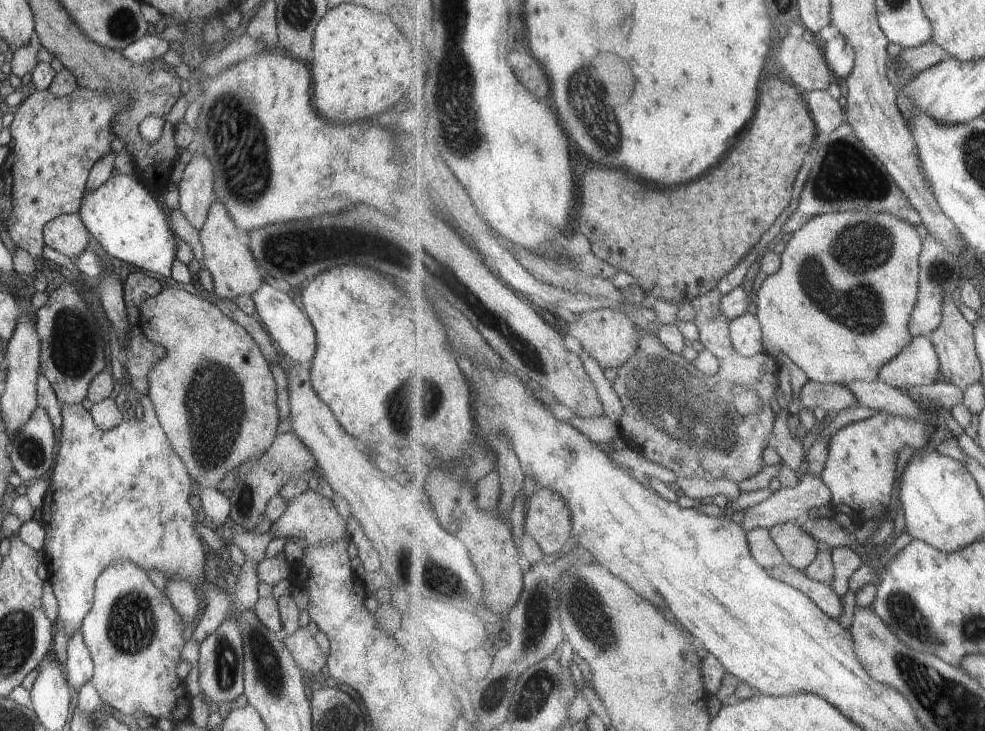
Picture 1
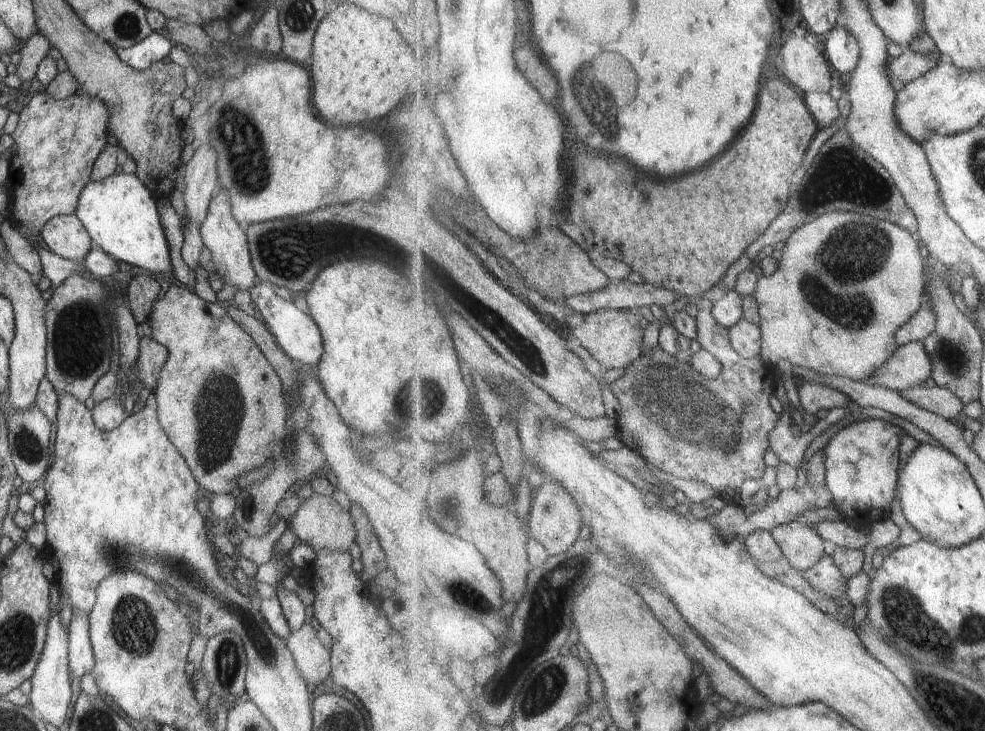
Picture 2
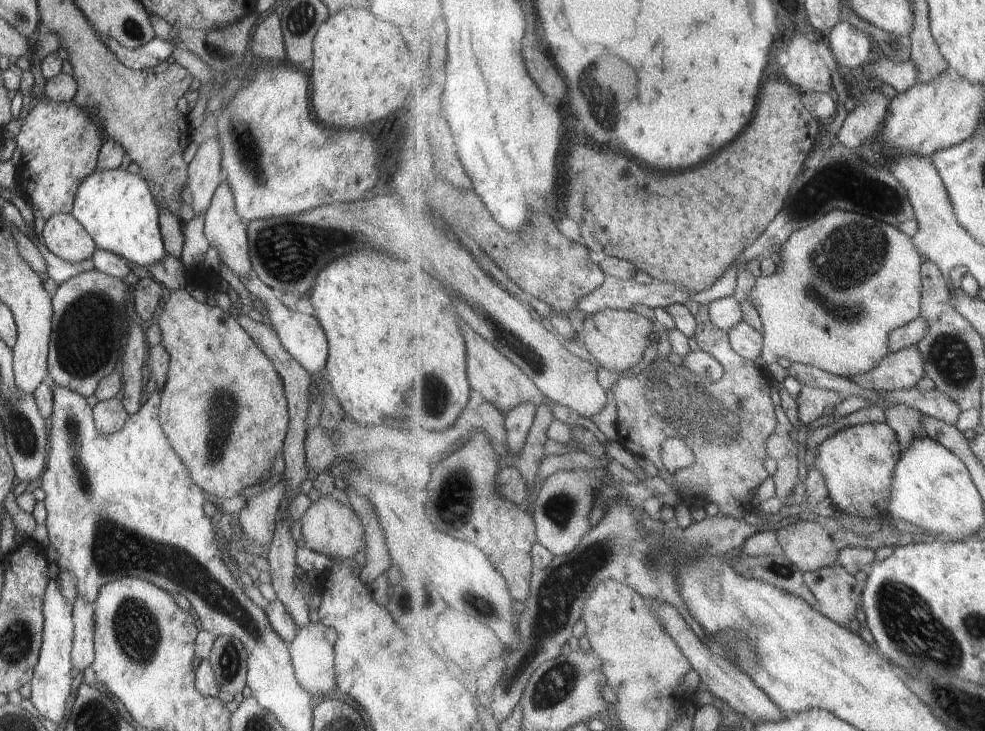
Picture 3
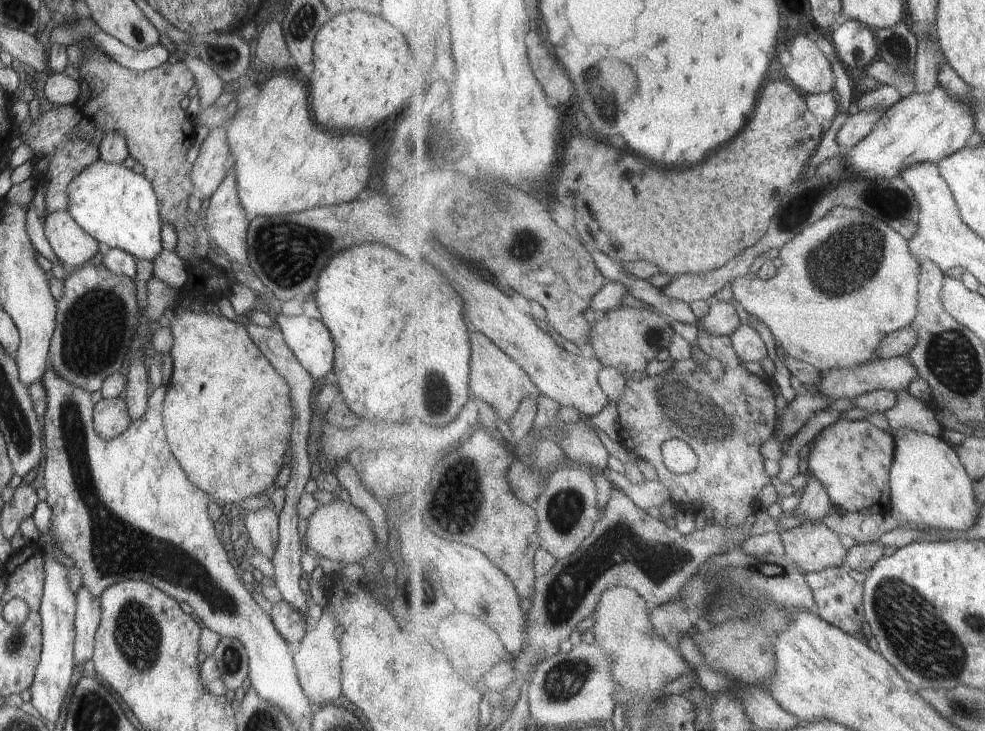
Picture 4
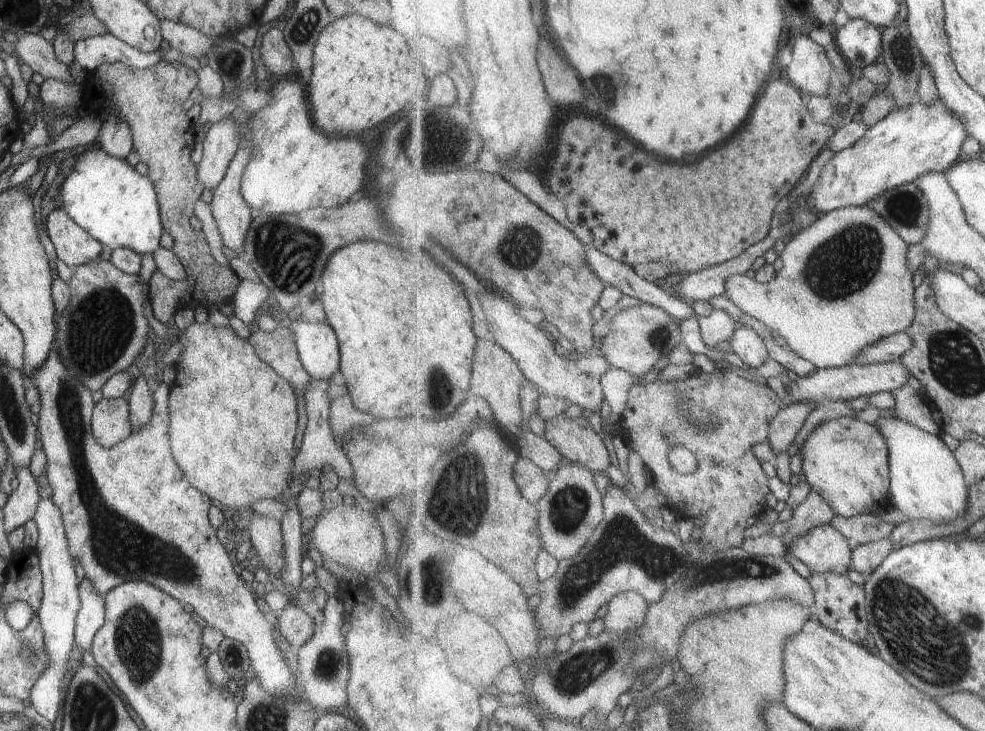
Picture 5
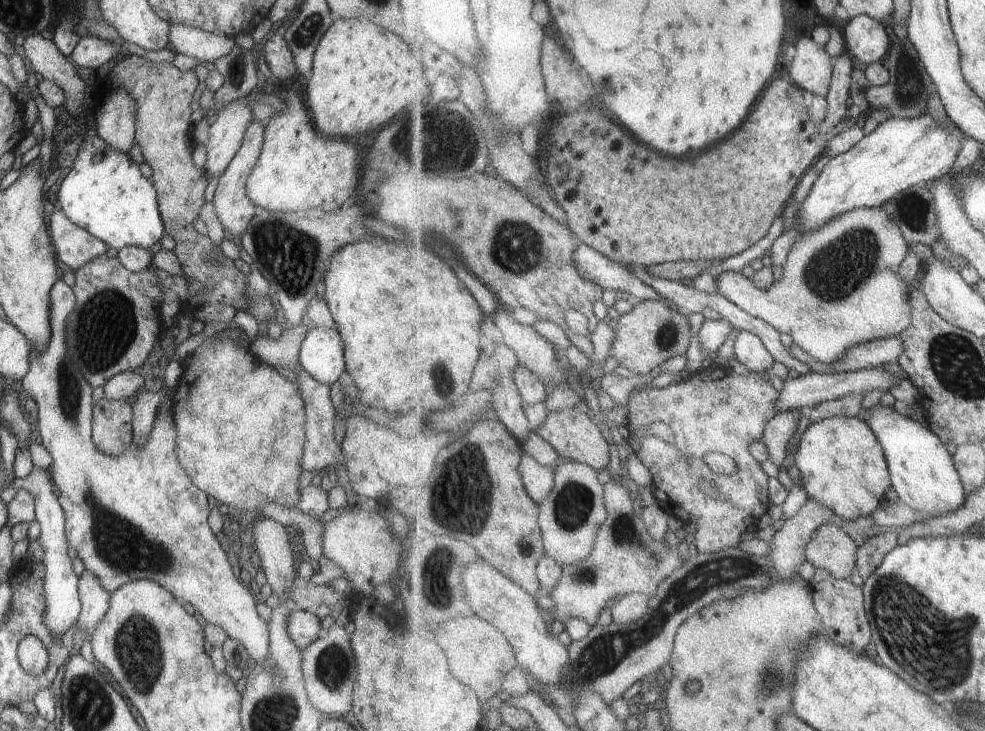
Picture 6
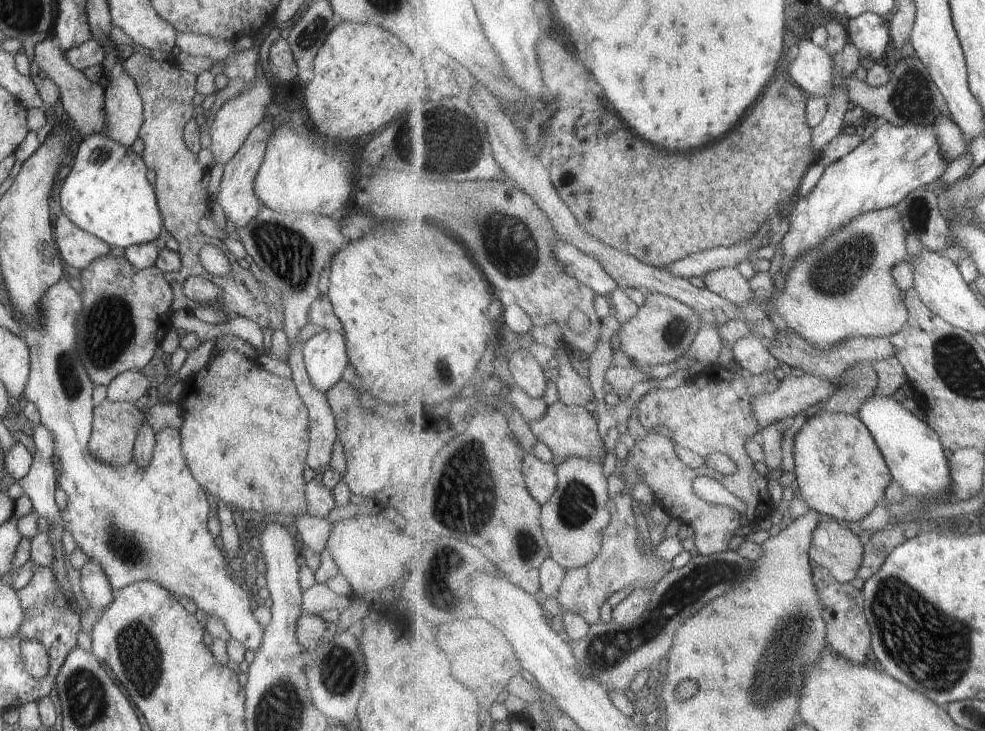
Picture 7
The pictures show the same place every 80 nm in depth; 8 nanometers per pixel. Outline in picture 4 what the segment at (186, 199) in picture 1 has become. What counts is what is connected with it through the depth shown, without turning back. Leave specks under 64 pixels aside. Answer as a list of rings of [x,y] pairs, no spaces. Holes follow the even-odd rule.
[[[225,124],[211,128],[200,144],[190,172],[194,194],[199,200],[213,194],[217,185],[223,180],[229,160],[230,148],[226,141]]]

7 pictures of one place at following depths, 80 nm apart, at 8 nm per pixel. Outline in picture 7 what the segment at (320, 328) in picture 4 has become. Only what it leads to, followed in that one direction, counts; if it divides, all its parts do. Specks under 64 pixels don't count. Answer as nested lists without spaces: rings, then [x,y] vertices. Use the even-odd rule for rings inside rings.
[[[323,329],[304,342],[302,352],[306,373],[318,391],[324,393],[341,379],[348,362],[343,334]]]

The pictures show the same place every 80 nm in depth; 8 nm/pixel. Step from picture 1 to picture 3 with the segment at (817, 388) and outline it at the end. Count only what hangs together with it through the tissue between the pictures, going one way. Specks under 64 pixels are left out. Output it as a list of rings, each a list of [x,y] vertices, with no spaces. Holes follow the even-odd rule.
[[[802,385],[801,391],[795,400],[797,402],[797,420],[801,425],[809,425],[813,420],[821,418],[822,410],[837,406],[837,404],[841,404],[842,400],[843,396],[838,392]]]

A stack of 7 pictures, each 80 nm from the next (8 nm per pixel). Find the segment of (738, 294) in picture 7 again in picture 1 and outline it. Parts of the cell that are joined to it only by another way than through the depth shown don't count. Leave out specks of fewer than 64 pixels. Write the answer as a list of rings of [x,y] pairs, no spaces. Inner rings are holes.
[[[839,211],[812,218],[802,229],[792,234],[792,237],[785,244],[781,270],[774,275],[768,275],[754,296],[757,317],[762,324],[763,353],[775,360],[777,360],[776,356],[779,352],[785,354],[806,373],[809,380],[818,383],[842,384],[843,381],[877,381],[879,371],[883,366],[893,360],[914,339],[910,333],[910,320],[919,300],[920,258],[923,245],[924,240],[919,236],[917,228],[889,213]]]

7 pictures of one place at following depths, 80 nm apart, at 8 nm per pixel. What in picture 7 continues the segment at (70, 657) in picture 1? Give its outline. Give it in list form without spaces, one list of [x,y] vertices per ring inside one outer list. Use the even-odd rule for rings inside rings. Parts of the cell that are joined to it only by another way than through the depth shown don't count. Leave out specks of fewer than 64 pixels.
[[[87,558],[79,571],[81,594],[87,601],[88,608],[91,607],[95,610],[102,607],[107,608],[113,600],[115,592],[110,587],[103,569],[100,569],[100,566],[92,560]]]

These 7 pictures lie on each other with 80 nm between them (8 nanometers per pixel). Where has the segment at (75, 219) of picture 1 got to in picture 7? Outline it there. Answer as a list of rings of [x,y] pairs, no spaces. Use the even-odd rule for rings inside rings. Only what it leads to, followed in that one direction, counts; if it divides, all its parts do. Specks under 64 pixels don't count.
[[[65,215],[55,220],[53,234],[63,264],[83,270],[91,261],[109,254],[111,247],[77,228]]]

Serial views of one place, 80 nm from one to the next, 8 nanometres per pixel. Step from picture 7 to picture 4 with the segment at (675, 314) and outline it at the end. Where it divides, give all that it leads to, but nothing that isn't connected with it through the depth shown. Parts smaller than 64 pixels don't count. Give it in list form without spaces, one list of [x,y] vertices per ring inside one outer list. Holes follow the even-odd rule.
[[[621,306],[598,316],[590,332],[590,342],[596,350],[595,356],[605,367],[618,368],[631,378],[642,378],[648,362],[657,360],[659,353],[671,346],[675,333],[663,314],[647,308]]]

